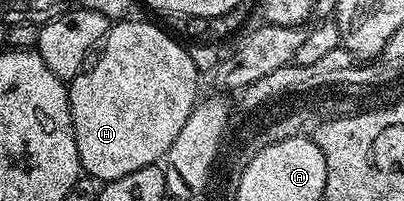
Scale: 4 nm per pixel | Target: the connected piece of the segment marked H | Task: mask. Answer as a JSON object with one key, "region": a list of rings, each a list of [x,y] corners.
{"region":[[[129,21],[110,25],[100,47],[101,59],[68,83],[81,168],[101,184],[160,163],[199,101],[192,56],[159,27]]]}

